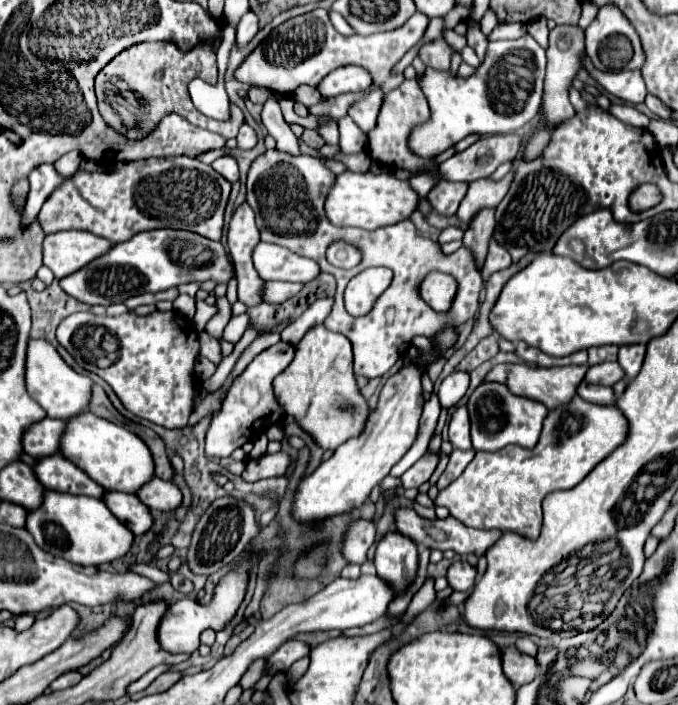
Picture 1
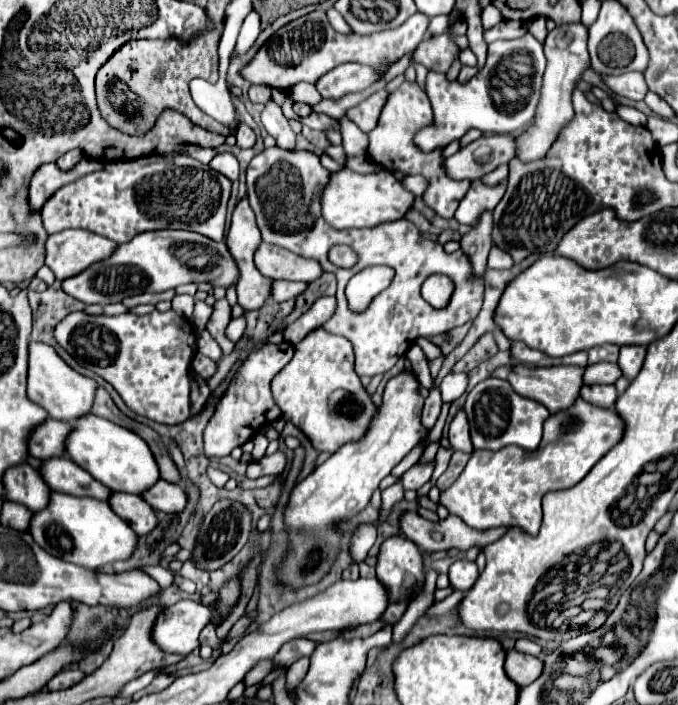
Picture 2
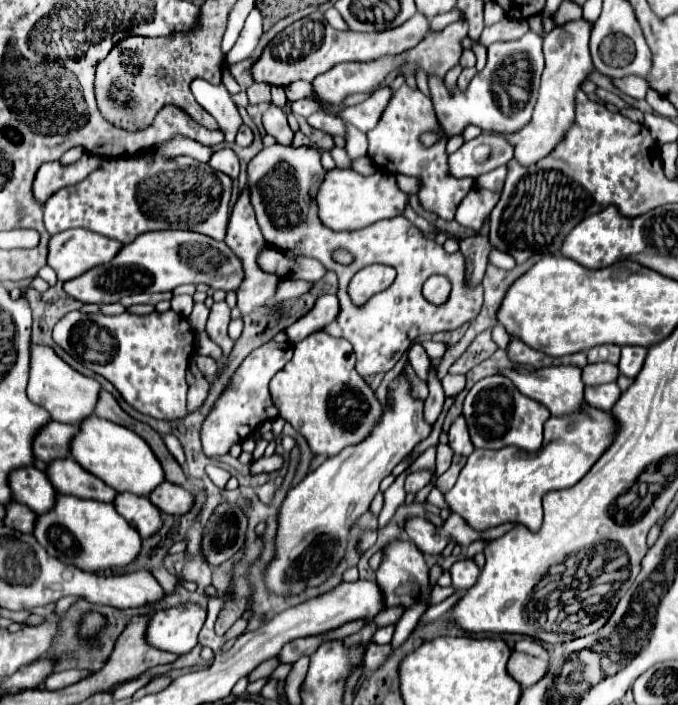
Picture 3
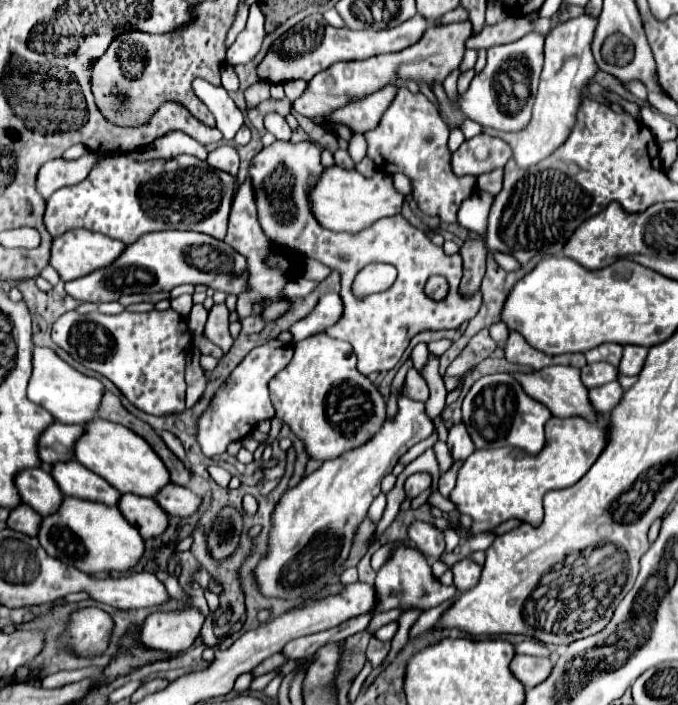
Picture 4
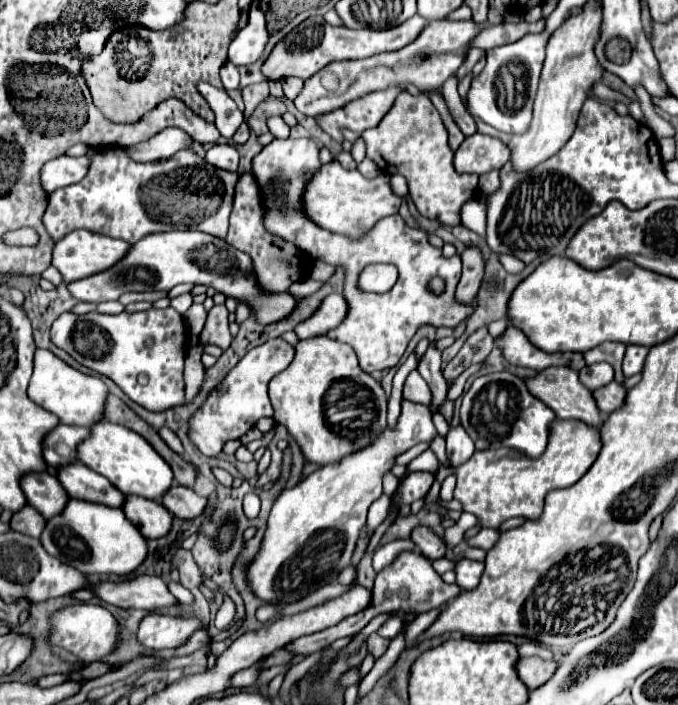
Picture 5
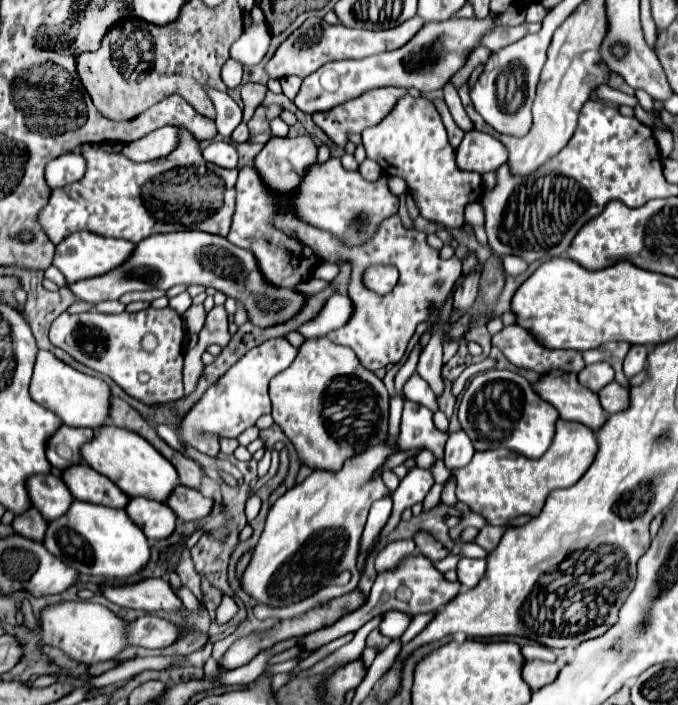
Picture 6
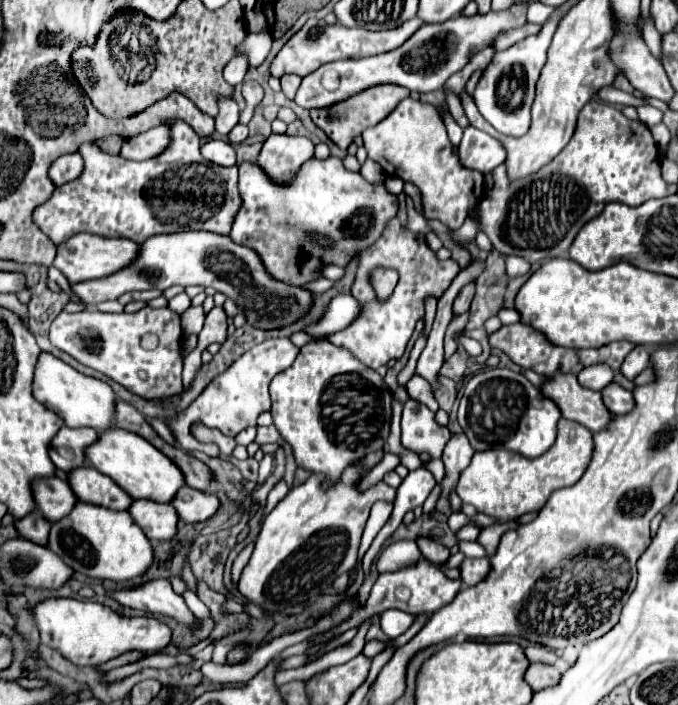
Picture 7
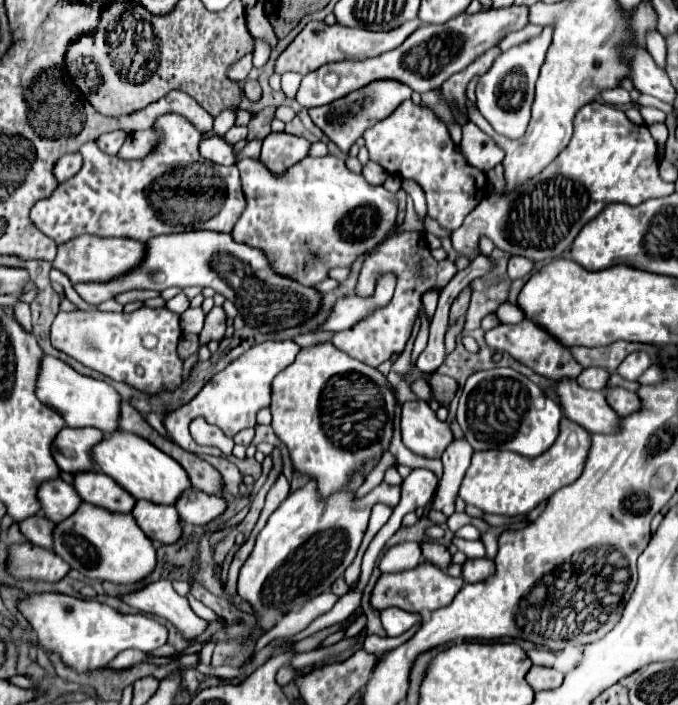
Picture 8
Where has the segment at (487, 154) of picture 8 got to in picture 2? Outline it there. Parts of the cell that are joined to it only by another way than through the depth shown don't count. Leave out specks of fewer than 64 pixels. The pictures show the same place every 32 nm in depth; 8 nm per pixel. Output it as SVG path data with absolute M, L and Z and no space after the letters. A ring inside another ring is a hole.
M482 134L478 140L446 158L446 174L454 180L478 180L516 156L514 138L508 134Z

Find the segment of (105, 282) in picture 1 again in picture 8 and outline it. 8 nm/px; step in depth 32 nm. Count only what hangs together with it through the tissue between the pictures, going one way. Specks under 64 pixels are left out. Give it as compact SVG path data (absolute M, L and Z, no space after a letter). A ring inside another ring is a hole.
M190 230L182 234L156 236L148 240L146 258L136 270L116 280L110 280L106 284L98 284L98 282L76 284L76 292L88 304L98 306L100 302L110 300L112 296L126 290L142 288L142 290L160 292L170 286L214 288L226 300L234 302L246 326L256 328L262 334L296 328L302 322L310 320L314 314L318 314L318 310L322 308L322 294L316 288L292 280L290 276L278 274L272 268L266 252L260 252L260 248L252 248L248 244L238 244L232 240L230 234L212 232L212 230Z

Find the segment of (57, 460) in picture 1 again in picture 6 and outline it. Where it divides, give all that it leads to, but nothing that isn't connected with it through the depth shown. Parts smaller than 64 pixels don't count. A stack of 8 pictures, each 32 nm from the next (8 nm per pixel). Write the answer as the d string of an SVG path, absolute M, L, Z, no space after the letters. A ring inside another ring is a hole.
M88 464L68 468L62 478L72 496L82 502L92 502L108 508L126 508L128 504L128 496L124 496L124 492L120 492L112 480L98 474Z

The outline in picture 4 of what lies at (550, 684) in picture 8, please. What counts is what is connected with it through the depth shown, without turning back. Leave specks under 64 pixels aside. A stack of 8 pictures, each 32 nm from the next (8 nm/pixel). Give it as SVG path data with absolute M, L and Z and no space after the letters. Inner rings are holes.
M516 654L516 658L512 660L512 666L510 666L510 670L516 674L516 678L526 688L534 688L536 684L544 682L552 674L552 668L554 668L554 664L548 658L522 656L522 654Z

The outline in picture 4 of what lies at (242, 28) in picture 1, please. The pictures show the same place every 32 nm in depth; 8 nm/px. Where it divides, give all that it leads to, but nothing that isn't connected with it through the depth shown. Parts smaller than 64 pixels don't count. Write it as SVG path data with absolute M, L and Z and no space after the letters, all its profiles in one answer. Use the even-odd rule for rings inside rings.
M256 2L250 8L246 28L238 34L238 40L234 40L234 44L228 48L226 62L234 66L254 60L266 38L265 17L260 7L256 5L259 4Z

